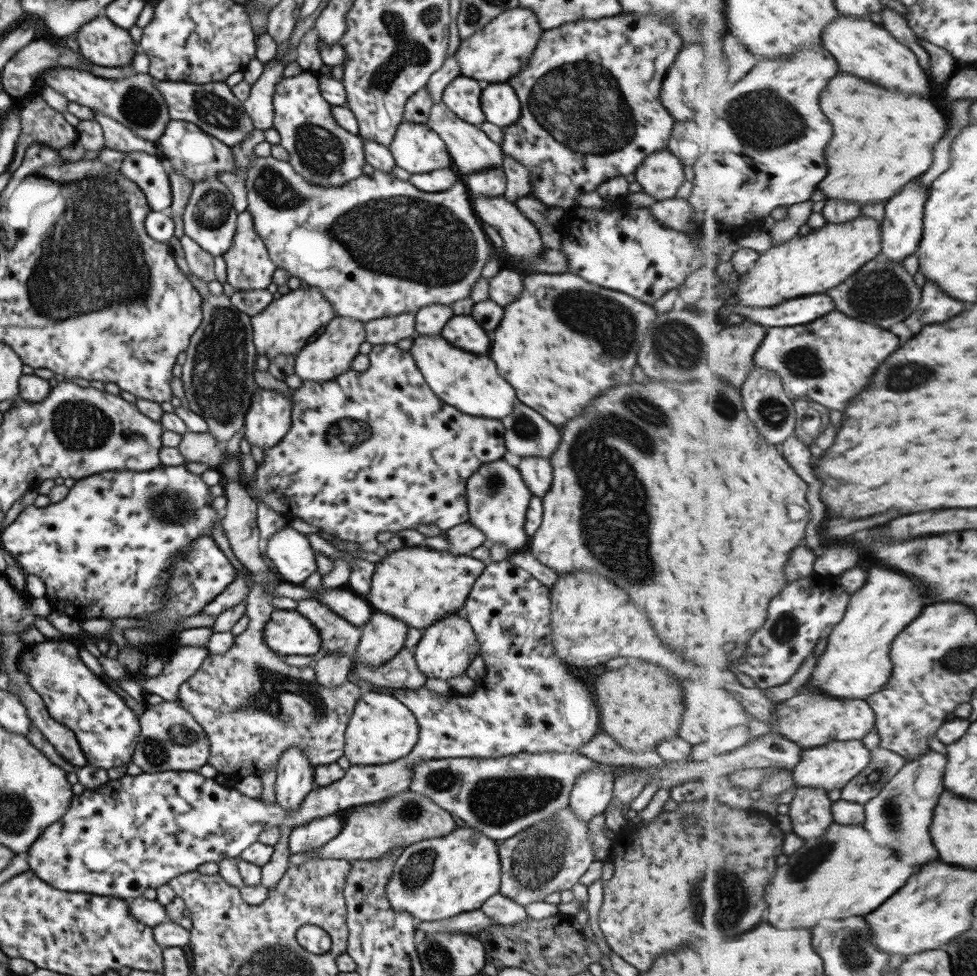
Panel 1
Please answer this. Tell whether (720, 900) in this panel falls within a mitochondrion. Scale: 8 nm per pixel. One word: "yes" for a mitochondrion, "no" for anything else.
yes

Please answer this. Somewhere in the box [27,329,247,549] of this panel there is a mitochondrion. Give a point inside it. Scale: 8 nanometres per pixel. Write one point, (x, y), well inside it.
(77, 425)

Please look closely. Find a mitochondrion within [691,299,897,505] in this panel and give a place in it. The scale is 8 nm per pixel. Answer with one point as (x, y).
(802, 361)

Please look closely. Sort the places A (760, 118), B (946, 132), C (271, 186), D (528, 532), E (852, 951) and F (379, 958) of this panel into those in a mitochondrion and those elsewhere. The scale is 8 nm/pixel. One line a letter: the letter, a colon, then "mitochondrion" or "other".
A: mitochondrion
B: other
C: mitochondrion
D: other
E: mitochondrion
F: other

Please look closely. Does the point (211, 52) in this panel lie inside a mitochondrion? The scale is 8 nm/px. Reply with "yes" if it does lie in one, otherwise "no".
no

